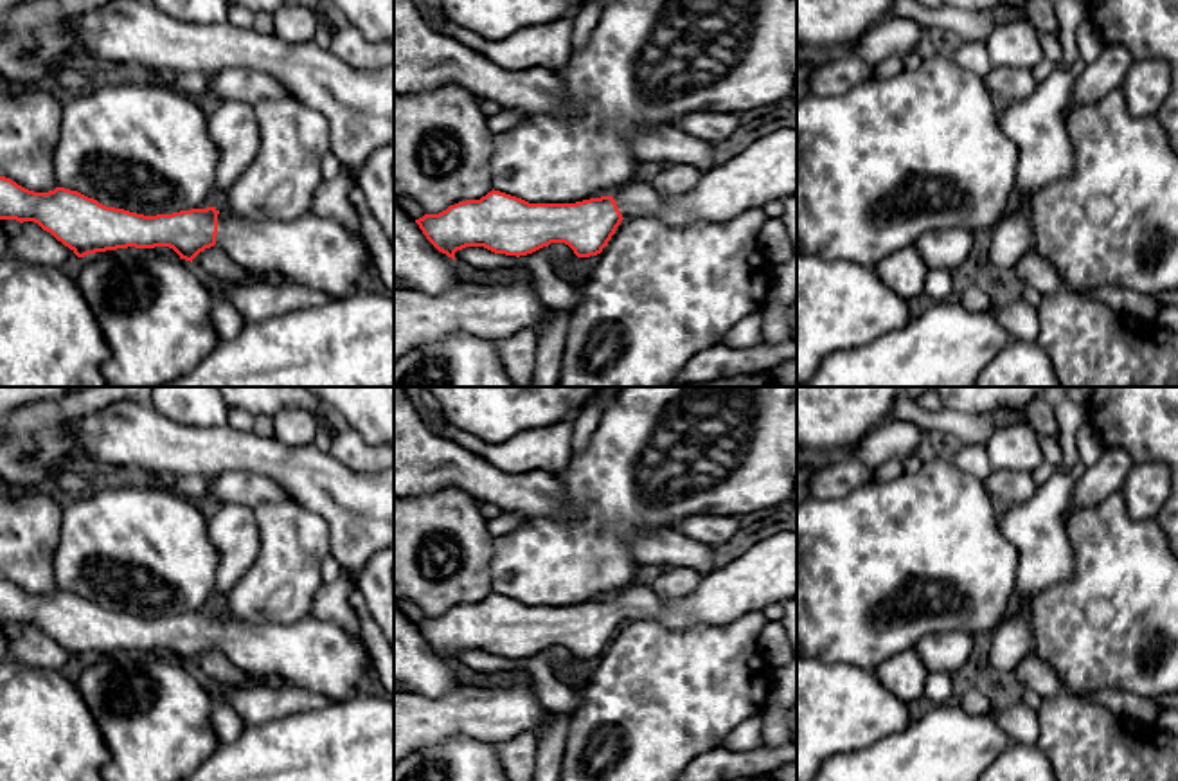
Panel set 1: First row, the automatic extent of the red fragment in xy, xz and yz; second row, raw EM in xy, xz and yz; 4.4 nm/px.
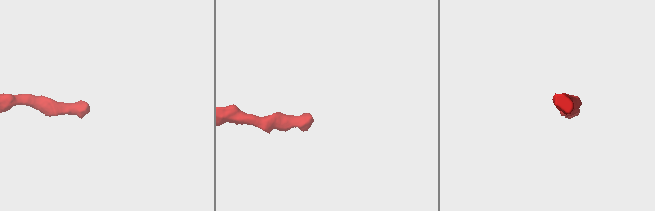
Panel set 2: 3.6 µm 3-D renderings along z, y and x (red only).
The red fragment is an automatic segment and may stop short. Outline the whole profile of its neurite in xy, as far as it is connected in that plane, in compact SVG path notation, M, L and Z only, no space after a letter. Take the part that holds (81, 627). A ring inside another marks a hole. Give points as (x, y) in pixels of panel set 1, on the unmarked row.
M0 579L0 623L34 624L68 650L77 660L117 651L169 650L180 662L191 664L210 650L219 650L234 666L255 678L282 677L306 691L342 700L356 693L360 680L374 671L363 637L354 637L333 623L304 615L295 623L246 623L216 610L173 617L144 619L106 610L77 594L56 590L49 596L29 594Z

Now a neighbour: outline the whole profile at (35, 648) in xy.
M34 624L22 626L22 635L9 642L5 659L13 659L18 664L70 673L81 662L74 653L65 650Z

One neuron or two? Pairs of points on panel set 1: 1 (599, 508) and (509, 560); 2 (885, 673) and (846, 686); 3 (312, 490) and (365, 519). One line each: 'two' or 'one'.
1: one
2: two
3: one

